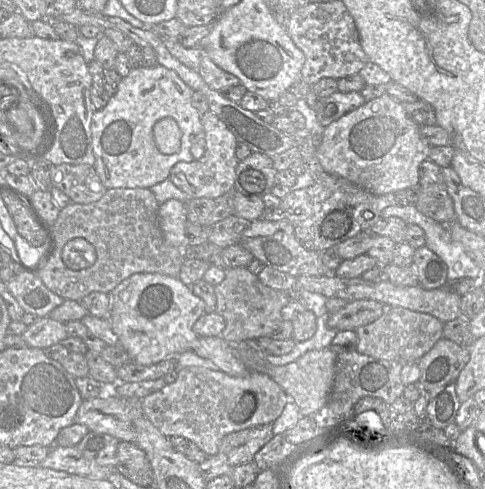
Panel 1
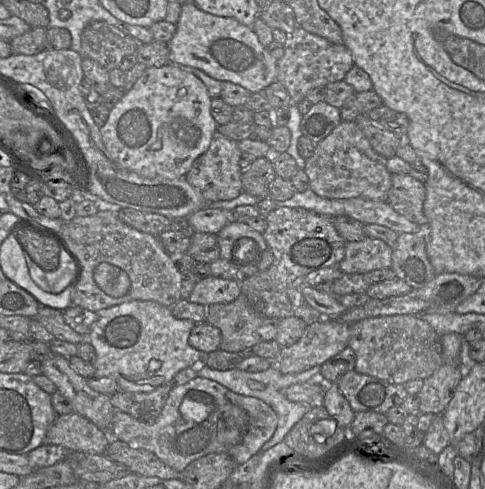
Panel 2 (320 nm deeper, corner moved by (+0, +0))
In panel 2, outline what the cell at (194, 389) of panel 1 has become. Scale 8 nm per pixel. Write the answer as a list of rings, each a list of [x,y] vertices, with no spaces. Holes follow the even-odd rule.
[[[196,377],[170,390],[154,423],[140,422],[116,410],[106,433],[131,448],[152,452],[166,465],[181,472],[192,461],[214,453],[229,455],[237,465],[245,463],[271,439],[277,423],[276,412],[264,401],[234,393],[210,379]]]

